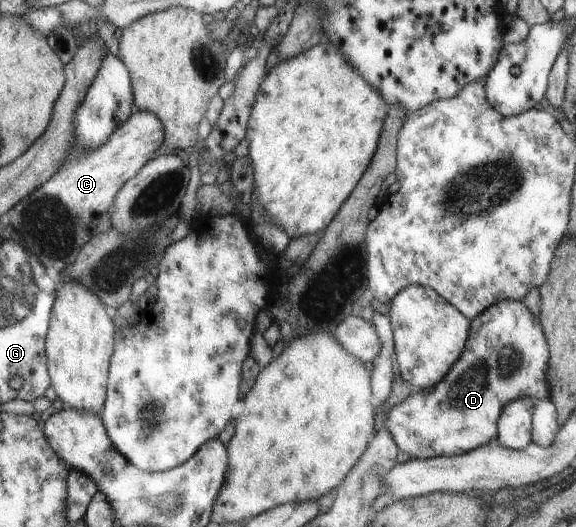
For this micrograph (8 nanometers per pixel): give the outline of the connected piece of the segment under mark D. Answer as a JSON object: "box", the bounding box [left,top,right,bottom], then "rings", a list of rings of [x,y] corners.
{"box":[382,300,550,459],"rings":[[[522,300],[496,301],[479,316],[472,318],[466,347],[459,360],[451,366],[447,376],[435,388],[420,389],[397,405],[392,405],[383,414],[382,427],[390,435],[396,450],[404,452],[409,459],[451,457],[471,452],[472,449],[488,444],[492,438],[496,438],[499,414],[505,404],[520,397],[529,396],[534,400],[544,400],[550,396],[546,379],[549,353],[538,317],[526,308]]]}

